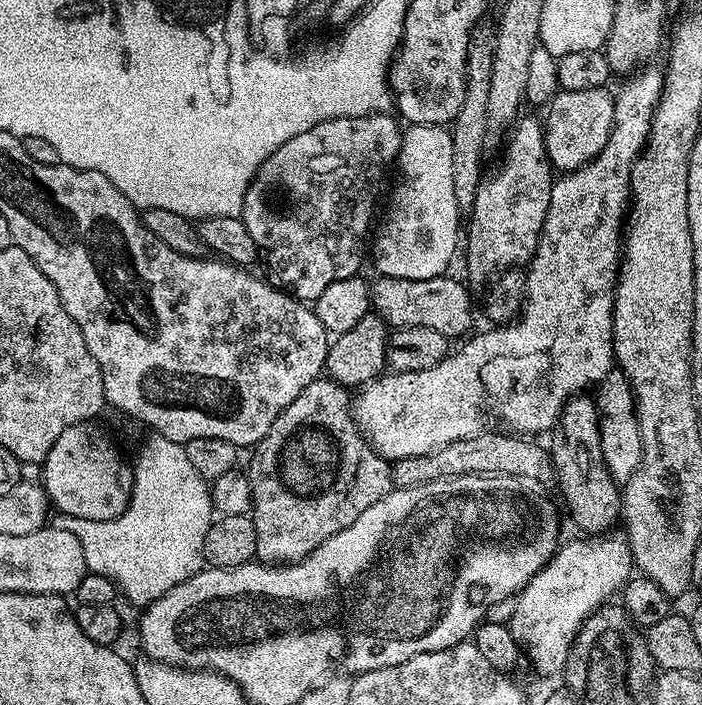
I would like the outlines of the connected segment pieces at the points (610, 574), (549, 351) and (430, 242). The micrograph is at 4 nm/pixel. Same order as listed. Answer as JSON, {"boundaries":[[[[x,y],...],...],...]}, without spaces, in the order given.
{"boundaries":[[[[611,530],[601,532],[600,535],[585,535],[584,540],[572,540],[569,544],[561,543],[556,554],[551,556],[542,570],[530,578],[530,582],[521,592],[517,592],[514,599],[514,614],[508,619],[508,628],[514,634],[516,645],[532,659],[532,664],[544,676],[556,678],[563,673],[568,663],[568,650],[576,641],[580,627],[597,608],[609,603],[612,596],[623,589],[624,584],[633,575],[634,565],[632,551],[628,545],[628,537],[623,531]]],[[[645,67],[643,70],[637,70],[627,77],[628,80],[620,89],[614,92],[614,118],[610,136],[606,142],[606,146],[602,146],[602,150],[594,157],[586,166],[582,166],[576,172],[570,172],[561,175],[559,179],[553,183],[552,193],[550,194],[550,206],[546,210],[546,218],[544,225],[540,231],[538,238],[538,246],[536,252],[532,255],[531,260],[526,265],[526,275],[524,277],[524,285],[526,286],[526,294],[524,295],[524,307],[520,310],[520,315],[515,320],[509,320],[503,326],[489,327],[489,332],[477,331],[475,334],[469,335],[463,341],[464,344],[460,349],[453,351],[444,357],[442,362],[438,362],[438,366],[434,366],[430,370],[414,370],[413,372],[393,372],[379,375],[375,380],[369,381],[359,389],[358,395],[355,397],[354,403],[351,405],[350,411],[356,418],[356,424],[364,433],[365,440],[371,443],[372,449],[389,462],[395,462],[402,458],[410,458],[411,456],[429,456],[434,450],[444,448],[450,442],[458,442],[462,438],[470,438],[481,431],[492,419],[497,416],[504,424],[509,424],[511,431],[516,434],[536,434],[532,432],[551,433],[556,427],[557,420],[560,419],[562,410],[568,404],[573,396],[583,393],[585,390],[591,389],[593,386],[599,385],[600,381],[606,378],[606,374],[613,371],[614,357],[612,354],[612,303],[616,297],[616,278],[620,267],[620,257],[622,255],[622,229],[626,223],[626,213],[630,207],[630,185],[632,182],[632,164],[638,159],[644,150],[644,145],[648,143],[648,125],[654,118],[654,110],[660,101],[660,95],[664,89],[664,74],[658,67]]],[[[414,124],[403,129],[400,137],[400,154],[398,157],[398,169],[400,168],[400,185],[396,188],[396,193],[392,196],[392,209],[388,212],[388,217],[380,224],[380,233],[376,236],[376,245],[371,245],[370,256],[376,259],[376,272],[382,276],[390,278],[406,278],[407,280],[425,280],[435,276],[443,276],[449,271],[448,263],[452,260],[452,255],[456,252],[456,243],[462,240],[462,213],[454,198],[454,162],[452,161],[452,133],[447,127],[439,124]]]]}

